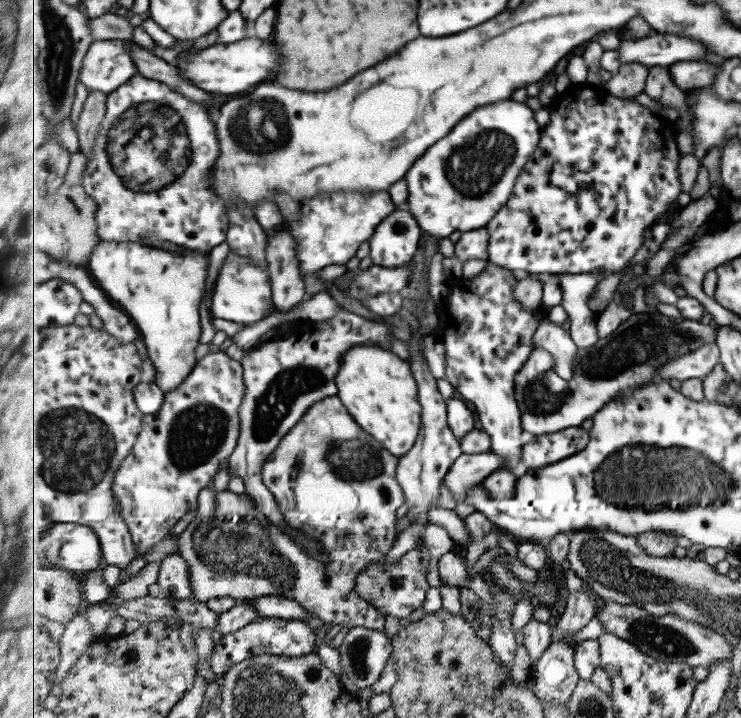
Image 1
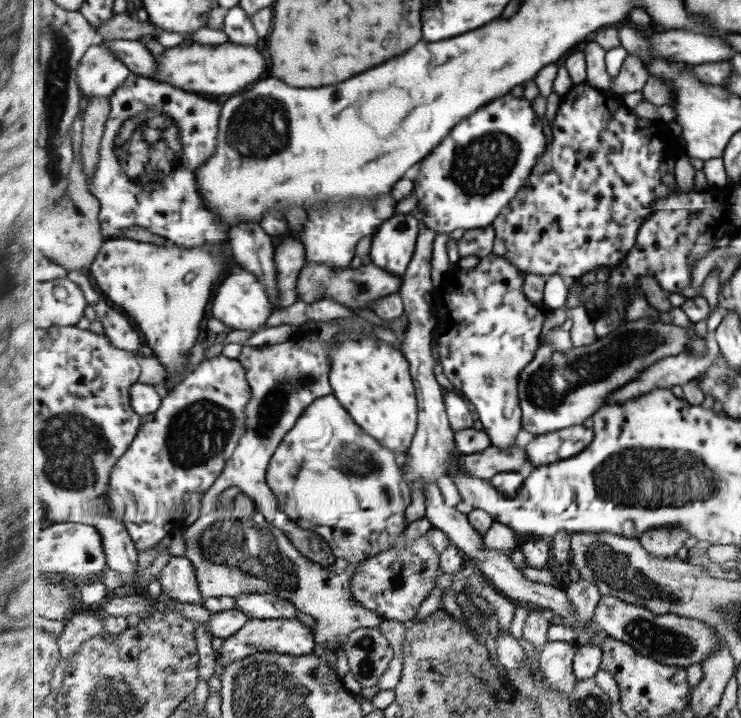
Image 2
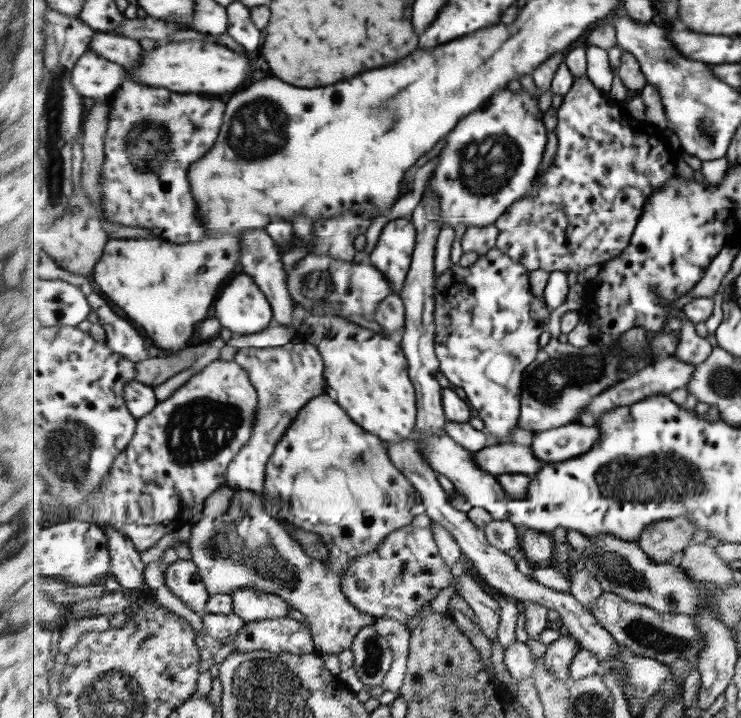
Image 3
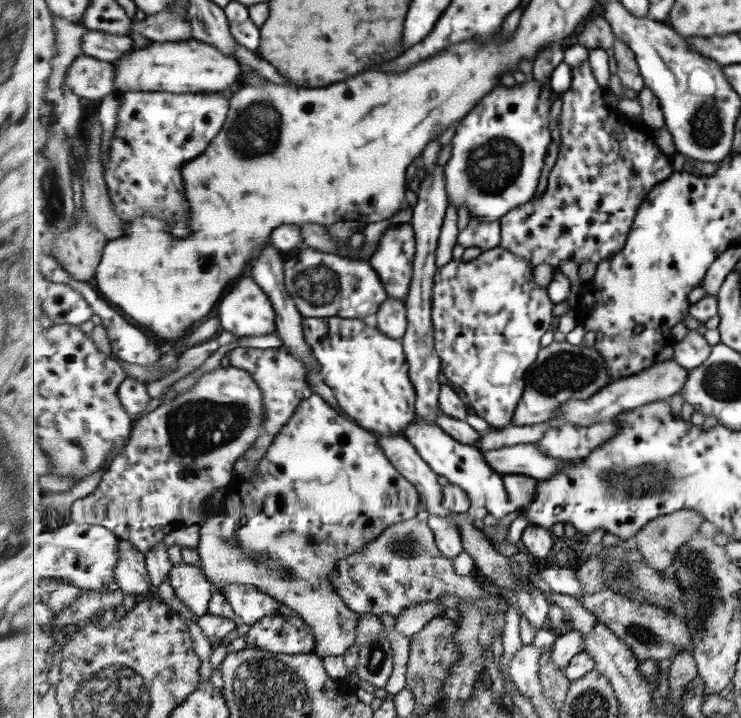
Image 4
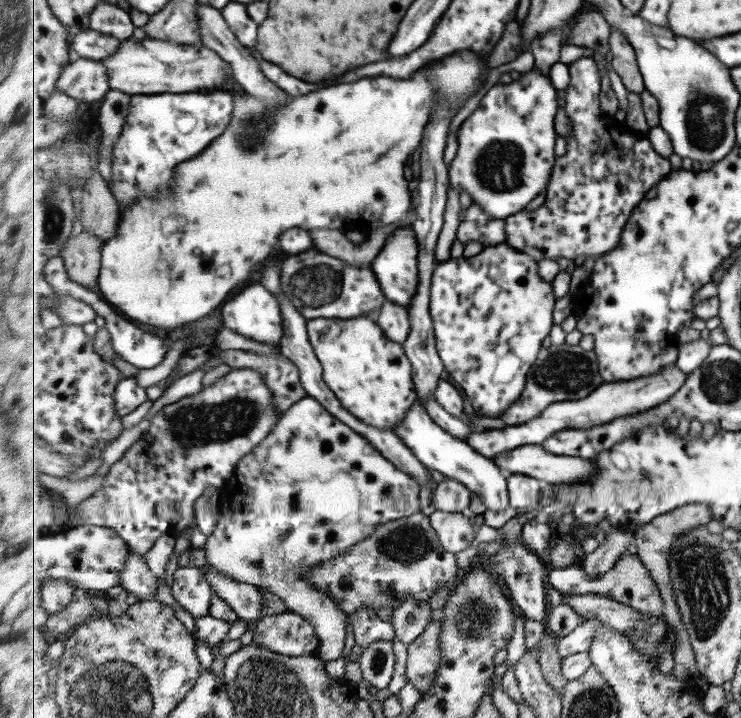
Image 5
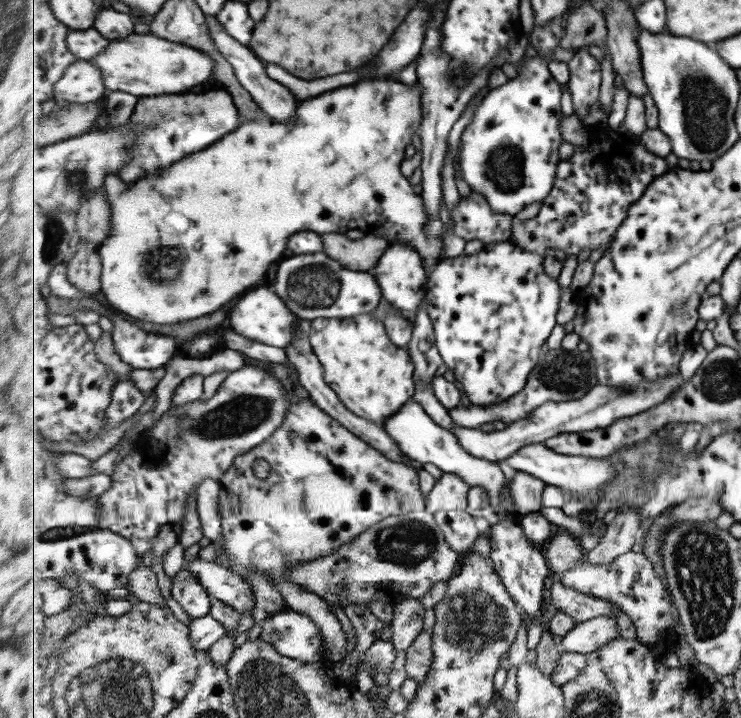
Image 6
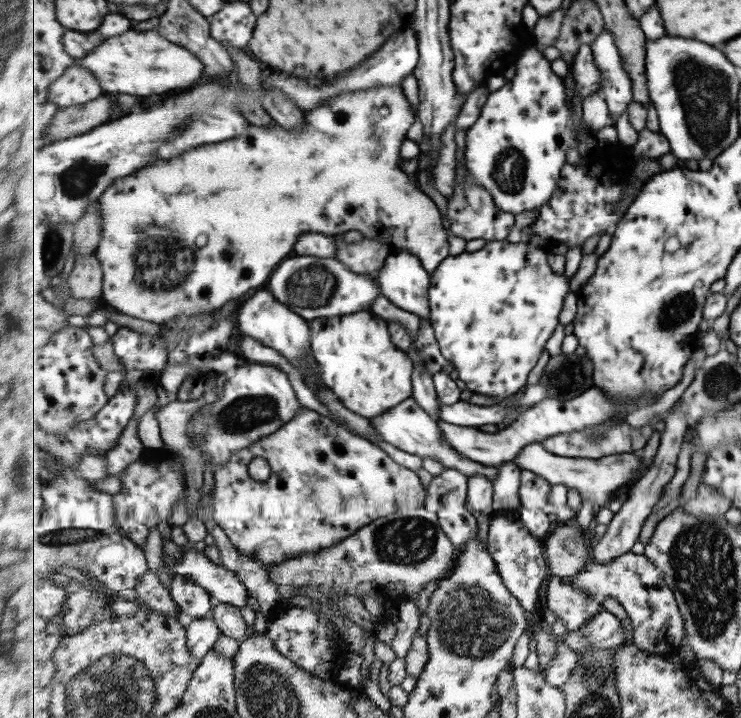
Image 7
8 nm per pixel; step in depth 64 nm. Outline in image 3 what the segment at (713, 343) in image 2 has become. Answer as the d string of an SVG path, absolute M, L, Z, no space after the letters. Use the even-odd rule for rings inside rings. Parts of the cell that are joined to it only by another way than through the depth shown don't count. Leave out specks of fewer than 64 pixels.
M675 355L664 356L651 362L649 366L642 368L639 372L626 377L623 381L611 388L608 388L603 394L596 396L590 406L584 408L584 413L580 414L577 423L584 426L595 426L601 420L603 413L609 412L614 408L622 406L631 406L637 401L641 402L651 395L659 393L671 394L677 388L687 388L689 381L693 378L697 365L687 364Z

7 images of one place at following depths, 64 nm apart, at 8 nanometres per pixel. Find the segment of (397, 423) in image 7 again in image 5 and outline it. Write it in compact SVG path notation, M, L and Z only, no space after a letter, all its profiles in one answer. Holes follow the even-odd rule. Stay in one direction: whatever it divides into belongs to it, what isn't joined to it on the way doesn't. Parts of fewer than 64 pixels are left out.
M416 402L407 413L405 421L393 429L393 432L429 469L461 482L472 491L472 495L483 497L481 501L489 510L501 512L509 506L508 478L503 476L494 460L475 452L469 443L451 435L442 425L436 424L423 404Z

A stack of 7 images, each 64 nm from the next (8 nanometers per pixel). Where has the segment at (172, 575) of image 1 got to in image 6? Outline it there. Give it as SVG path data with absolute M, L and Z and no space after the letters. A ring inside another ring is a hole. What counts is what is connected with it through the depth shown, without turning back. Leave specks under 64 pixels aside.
M189 570L174 571L171 595L192 619L203 618L211 612L213 597Z

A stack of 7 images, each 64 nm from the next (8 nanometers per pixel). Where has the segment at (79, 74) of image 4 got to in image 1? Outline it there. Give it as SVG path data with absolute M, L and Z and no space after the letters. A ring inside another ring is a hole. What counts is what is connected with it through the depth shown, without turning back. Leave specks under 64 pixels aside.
M115 39L95 41L91 45L87 56L84 58L84 65L80 74L80 81L85 85L88 92L103 92L109 96L123 87L123 84L134 79L139 72L129 44L134 44L134 42Z

